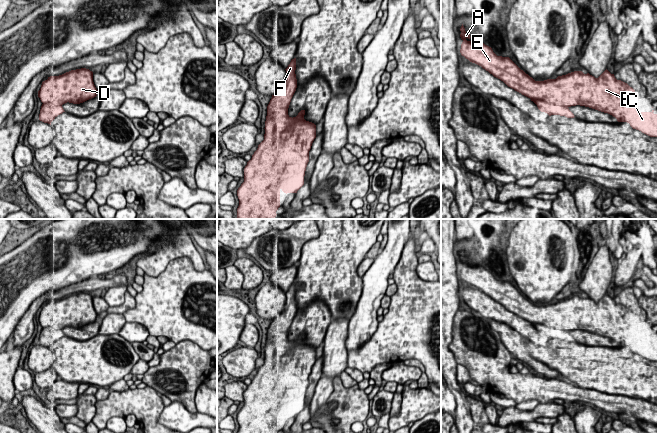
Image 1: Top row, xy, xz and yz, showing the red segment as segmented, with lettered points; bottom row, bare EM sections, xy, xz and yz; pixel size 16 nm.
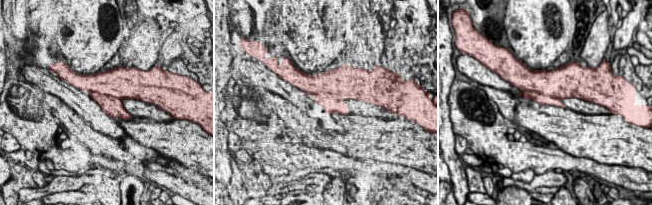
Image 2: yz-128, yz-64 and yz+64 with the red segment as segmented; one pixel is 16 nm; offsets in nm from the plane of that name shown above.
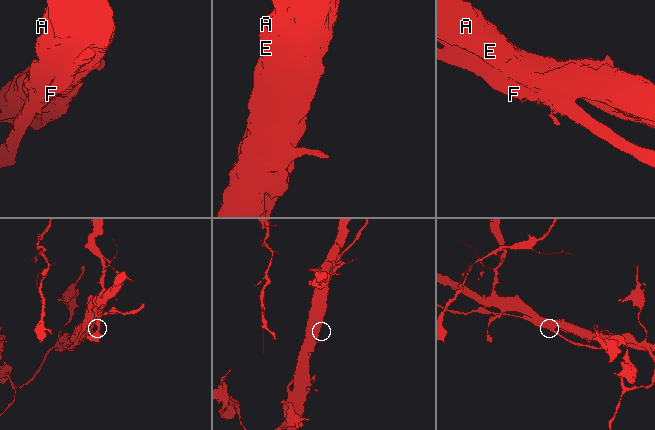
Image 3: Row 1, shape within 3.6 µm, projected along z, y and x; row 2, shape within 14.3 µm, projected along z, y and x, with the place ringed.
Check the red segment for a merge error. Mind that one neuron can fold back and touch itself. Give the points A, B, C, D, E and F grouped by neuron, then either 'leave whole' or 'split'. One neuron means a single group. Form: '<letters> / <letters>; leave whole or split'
A B C D E / F; split

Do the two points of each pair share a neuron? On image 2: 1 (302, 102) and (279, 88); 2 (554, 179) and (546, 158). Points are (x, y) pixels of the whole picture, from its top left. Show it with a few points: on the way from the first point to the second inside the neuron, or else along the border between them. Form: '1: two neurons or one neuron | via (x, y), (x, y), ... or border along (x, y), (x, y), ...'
1: one neuron | via (296, 96), (285, 89)
2: two neurons | border along (547, 170), (535, 174)

